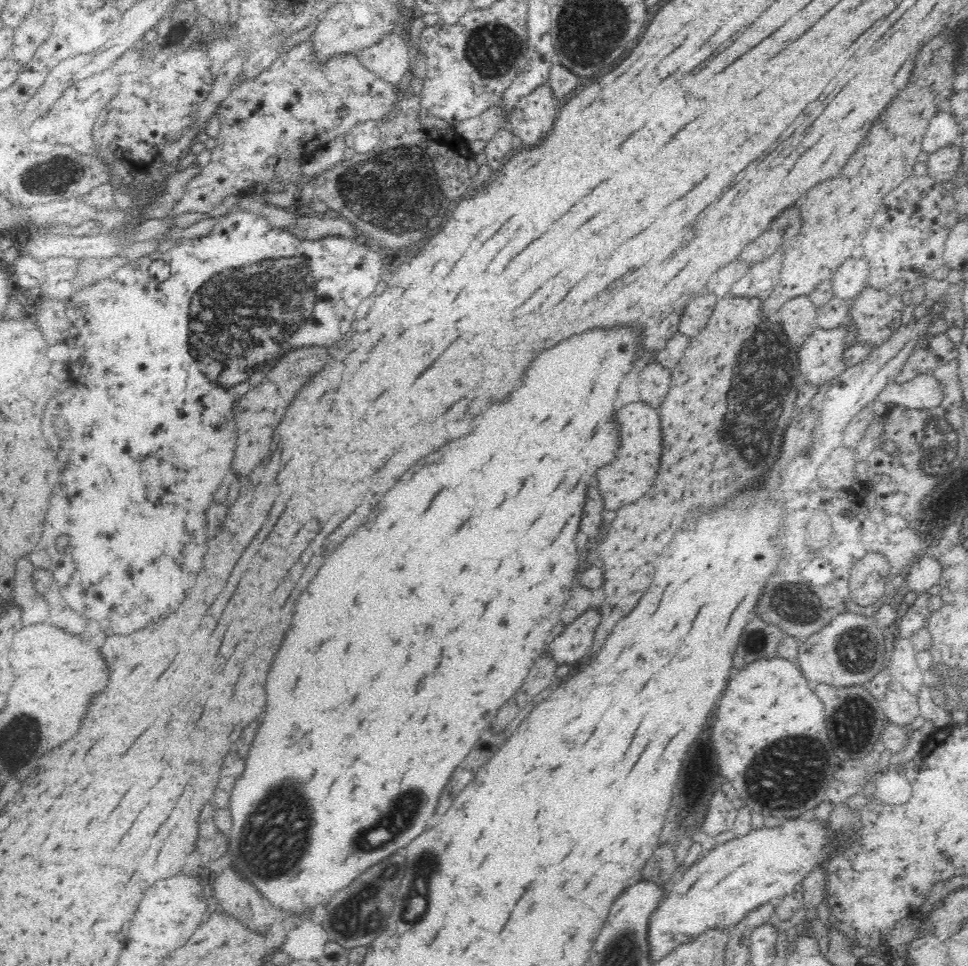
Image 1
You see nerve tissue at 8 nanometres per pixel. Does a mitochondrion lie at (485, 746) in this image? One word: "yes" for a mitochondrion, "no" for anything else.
no

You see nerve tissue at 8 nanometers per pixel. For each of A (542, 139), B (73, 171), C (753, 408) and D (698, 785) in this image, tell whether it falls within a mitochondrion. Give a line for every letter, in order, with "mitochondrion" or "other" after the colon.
A: other
B: mitochondrion
C: mitochondrion
D: other

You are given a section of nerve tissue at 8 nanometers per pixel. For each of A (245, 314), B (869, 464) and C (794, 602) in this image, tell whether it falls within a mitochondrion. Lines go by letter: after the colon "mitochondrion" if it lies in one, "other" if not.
A: mitochondrion
B: other
C: mitochondrion

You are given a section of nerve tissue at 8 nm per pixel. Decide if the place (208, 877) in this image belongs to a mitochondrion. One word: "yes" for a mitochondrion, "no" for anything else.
no

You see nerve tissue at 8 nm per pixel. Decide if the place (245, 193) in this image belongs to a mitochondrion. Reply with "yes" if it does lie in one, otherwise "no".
no

